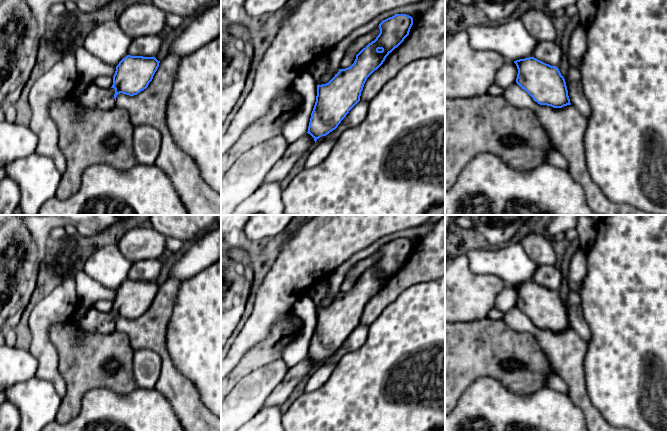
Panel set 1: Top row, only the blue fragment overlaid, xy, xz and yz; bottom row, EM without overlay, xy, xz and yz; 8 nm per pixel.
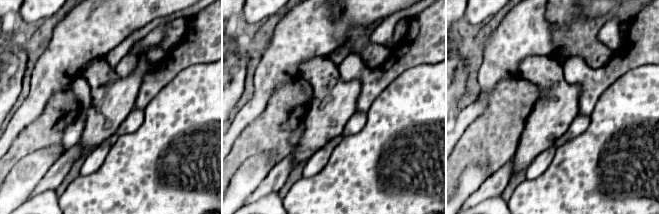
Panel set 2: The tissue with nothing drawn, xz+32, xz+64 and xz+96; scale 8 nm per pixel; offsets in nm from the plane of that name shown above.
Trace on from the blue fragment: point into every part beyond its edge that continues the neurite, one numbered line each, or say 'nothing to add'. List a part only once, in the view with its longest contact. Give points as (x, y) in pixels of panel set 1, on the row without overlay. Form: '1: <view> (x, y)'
1: xy (93, 321)

